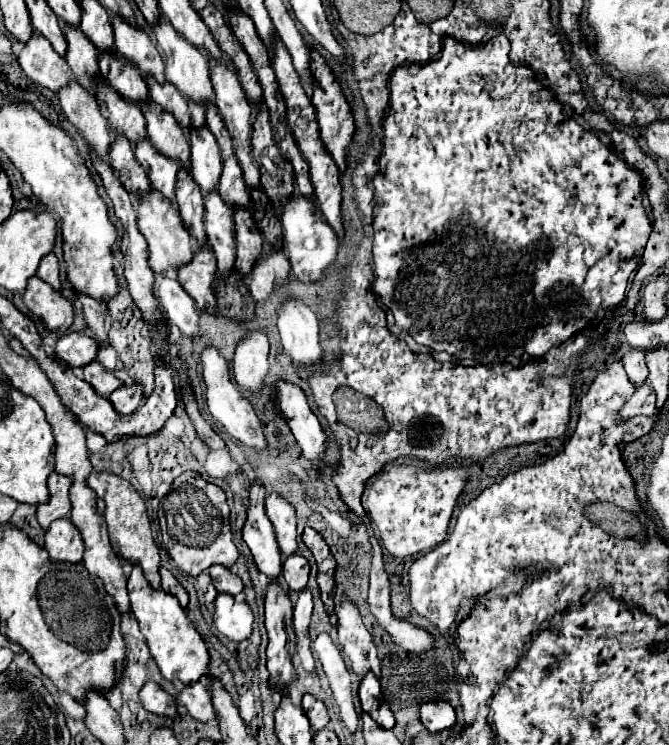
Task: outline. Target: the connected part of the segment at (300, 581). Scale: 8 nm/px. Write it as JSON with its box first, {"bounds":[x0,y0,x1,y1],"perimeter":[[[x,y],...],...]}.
{"bounds":[282,555,310,591],"perimeter":[[[290,555],[282,563],[282,575],[284,575],[284,581],[290,587],[290,591],[302,591],[302,587],[306,587],[308,571],[310,571],[308,561],[300,555]]]}

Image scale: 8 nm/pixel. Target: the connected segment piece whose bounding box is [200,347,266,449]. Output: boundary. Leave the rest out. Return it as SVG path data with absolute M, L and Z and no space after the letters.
M204 347L204 351L200 353L200 361L202 361L202 379L206 383L208 409L210 409L212 417L218 419L224 425L224 429L234 439L238 439L240 443L244 443L248 447L254 447L254 449L264 449L266 439L264 439L264 433L262 433L260 419L258 419L254 407L242 397L238 387L232 383L230 371L228 371L228 361L218 353L216 347Z

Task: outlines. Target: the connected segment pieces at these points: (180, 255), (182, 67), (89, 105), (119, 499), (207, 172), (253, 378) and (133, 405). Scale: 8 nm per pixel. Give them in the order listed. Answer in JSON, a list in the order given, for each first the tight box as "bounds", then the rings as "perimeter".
[{"bounds":[136,187,194,273],"perimeter":[[[152,187],[148,195],[142,199],[136,199],[136,223],[138,231],[144,235],[148,243],[148,265],[154,273],[166,273],[166,269],[178,269],[182,263],[188,263],[194,255],[194,243],[190,233],[186,231],[178,205],[166,199],[160,191]]]},{"bounds":[152,15,214,103],"perimeter":[[[160,15],[158,21],[152,25],[154,35],[158,45],[164,49],[166,53],[166,79],[170,83],[174,83],[182,95],[186,95],[188,99],[194,99],[196,103],[206,103],[206,99],[214,101],[214,89],[210,83],[210,71],[208,71],[208,59],[206,55],[190,41],[186,41],[178,31],[174,31],[174,27],[170,25],[170,21]]]},{"bounds":[58,77,110,159],"perimeter":[[[70,77],[70,83],[58,91],[62,111],[80,131],[82,139],[94,147],[100,159],[106,159],[106,151],[110,151],[110,129],[108,121],[100,113],[100,105],[94,95],[90,95],[76,77]]]},{"bounds":[86,473,160,589],"perimeter":[[[92,473],[86,483],[96,491],[96,495],[100,499],[106,501],[106,511],[104,511],[104,519],[110,531],[110,543],[112,549],[116,551],[118,557],[126,559],[132,565],[142,567],[144,577],[148,579],[148,583],[154,589],[160,589],[160,555],[158,555],[158,547],[152,539],[152,529],[150,529],[150,519],[146,513],[146,503],[144,499],[138,495],[138,491],[122,477],[112,475],[112,473]]]},{"bounds":[190,125,222,191],"perimeter":[[[206,125],[190,127],[190,171],[202,191],[216,189],[222,173],[222,157],[218,143]]]},{"bounds":[234,329,268,391],"perimeter":[[[262,329],[248,331],[234,349],[234,377],[244,389],[256,391],[268,373],[268,337]]]},{"bounds":[108,383,142,415],"perimeter":[[[134,383],[132,387],[120,387],[118,391],[114,391],[108,399],[114,405],[114,409],[120,415],[130,415],[138,409],[140,401],[142,401],[142,387],[138,383]]]}]

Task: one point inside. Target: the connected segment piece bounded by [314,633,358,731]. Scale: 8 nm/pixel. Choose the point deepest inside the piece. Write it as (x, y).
(340, 680)

